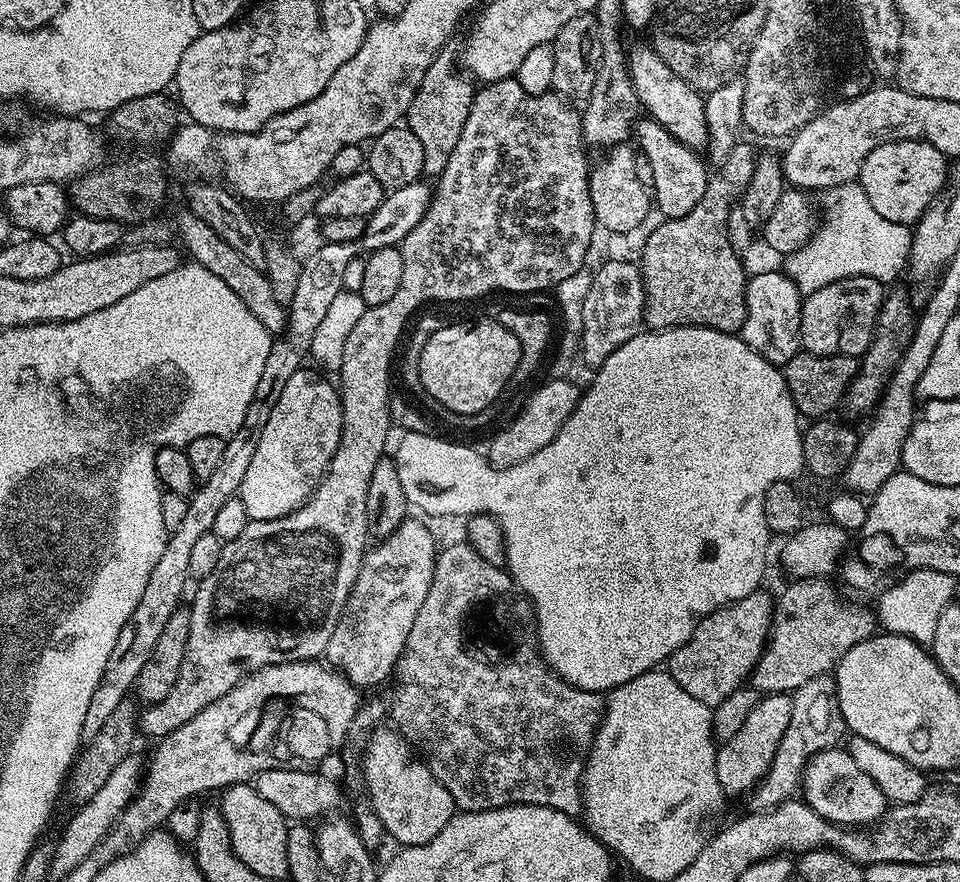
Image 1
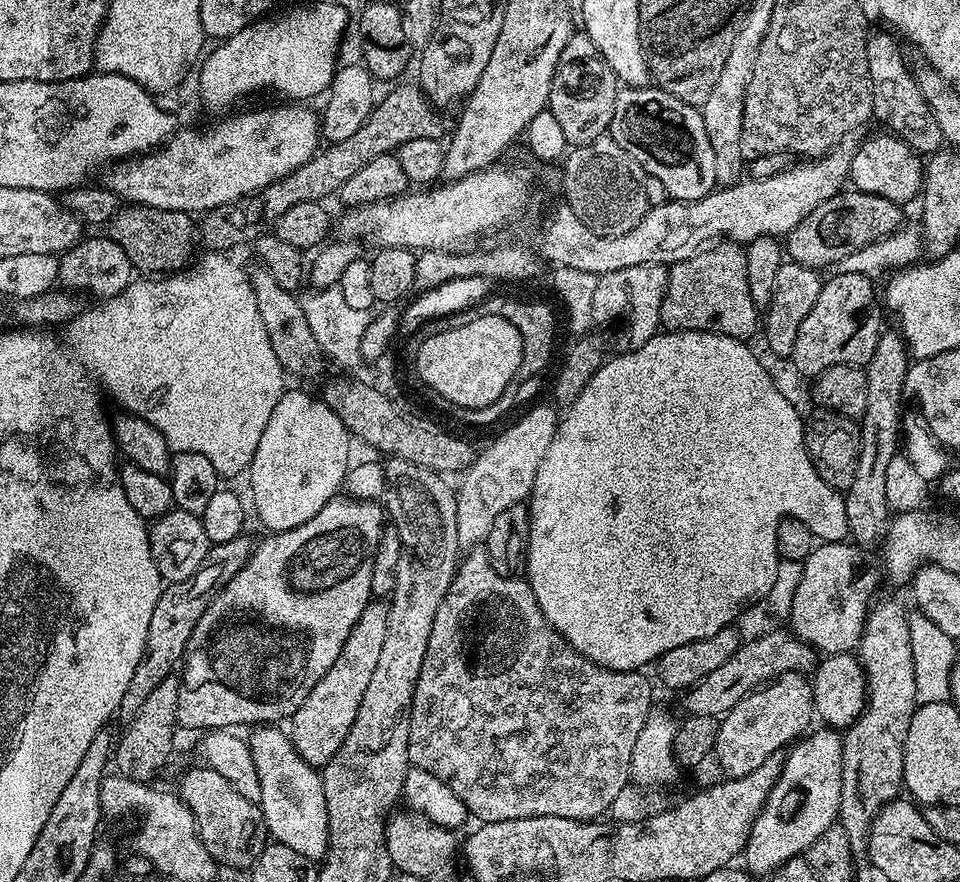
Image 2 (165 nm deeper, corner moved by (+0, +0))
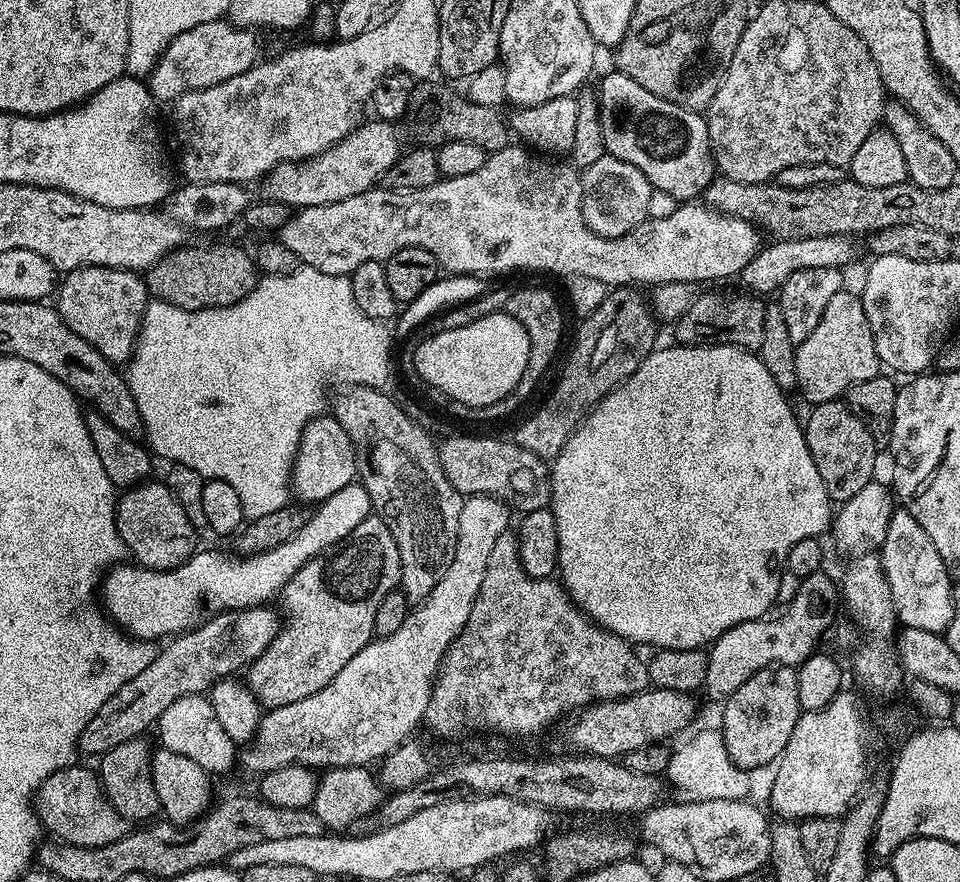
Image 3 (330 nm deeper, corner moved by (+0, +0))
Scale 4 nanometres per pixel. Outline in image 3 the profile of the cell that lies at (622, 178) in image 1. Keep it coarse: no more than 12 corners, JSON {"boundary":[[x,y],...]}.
{"boundary":[[605,154],[579,177],[582,218],[618,238],[649,219],[653,187]]}

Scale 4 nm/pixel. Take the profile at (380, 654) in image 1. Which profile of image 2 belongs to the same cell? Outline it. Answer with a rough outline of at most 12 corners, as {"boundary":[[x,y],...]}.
{"boundary":[[369,602],[342,654],[290,717],[315,769],[338,754],[386,643]]}

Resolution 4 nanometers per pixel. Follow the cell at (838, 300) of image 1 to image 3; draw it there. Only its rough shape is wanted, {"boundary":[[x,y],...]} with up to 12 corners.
{"boundary":[[859,295],[830,298],[794,348],[812,406],[882,372]]}

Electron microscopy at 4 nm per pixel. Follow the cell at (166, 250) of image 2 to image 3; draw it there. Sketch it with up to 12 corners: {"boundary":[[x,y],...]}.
{"boundary":[[236,244],[181,246],[147,269],[151,299],[186,310],[244,299]]}

